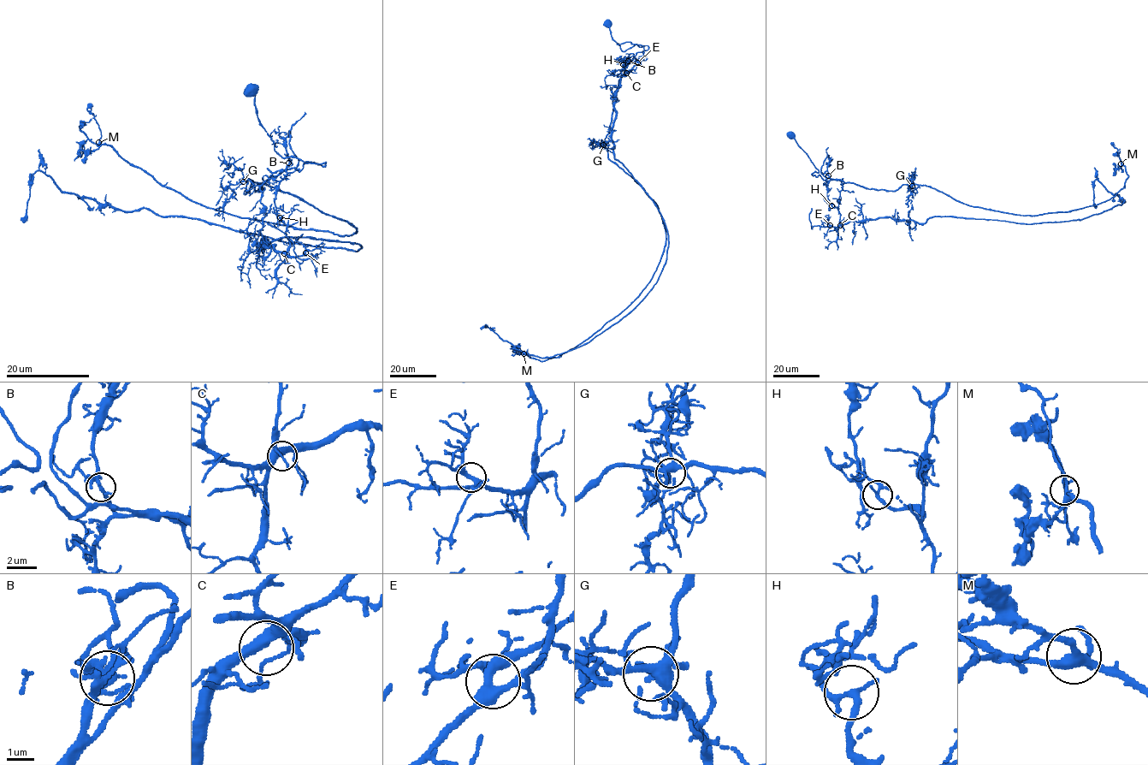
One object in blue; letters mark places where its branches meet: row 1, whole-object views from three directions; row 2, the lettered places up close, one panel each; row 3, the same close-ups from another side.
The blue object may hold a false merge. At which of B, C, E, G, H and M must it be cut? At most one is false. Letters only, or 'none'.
H

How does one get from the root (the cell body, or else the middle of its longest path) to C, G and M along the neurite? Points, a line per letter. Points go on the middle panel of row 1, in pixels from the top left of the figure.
C: (606, 23), (612, 38), (622, 50), (636, 44), (648, 46), (628, 61), (621, 60), (629, 73), (626, 73)
G: (606, 23), (622, 50), (636, 44), (648, 49), (636, 53), (619, 81), (603, 145)
M: (606, 23), (622, 50), (648, 46), (605, 146), (656, 205), (664, 252), (590, 336), (523, 353)

